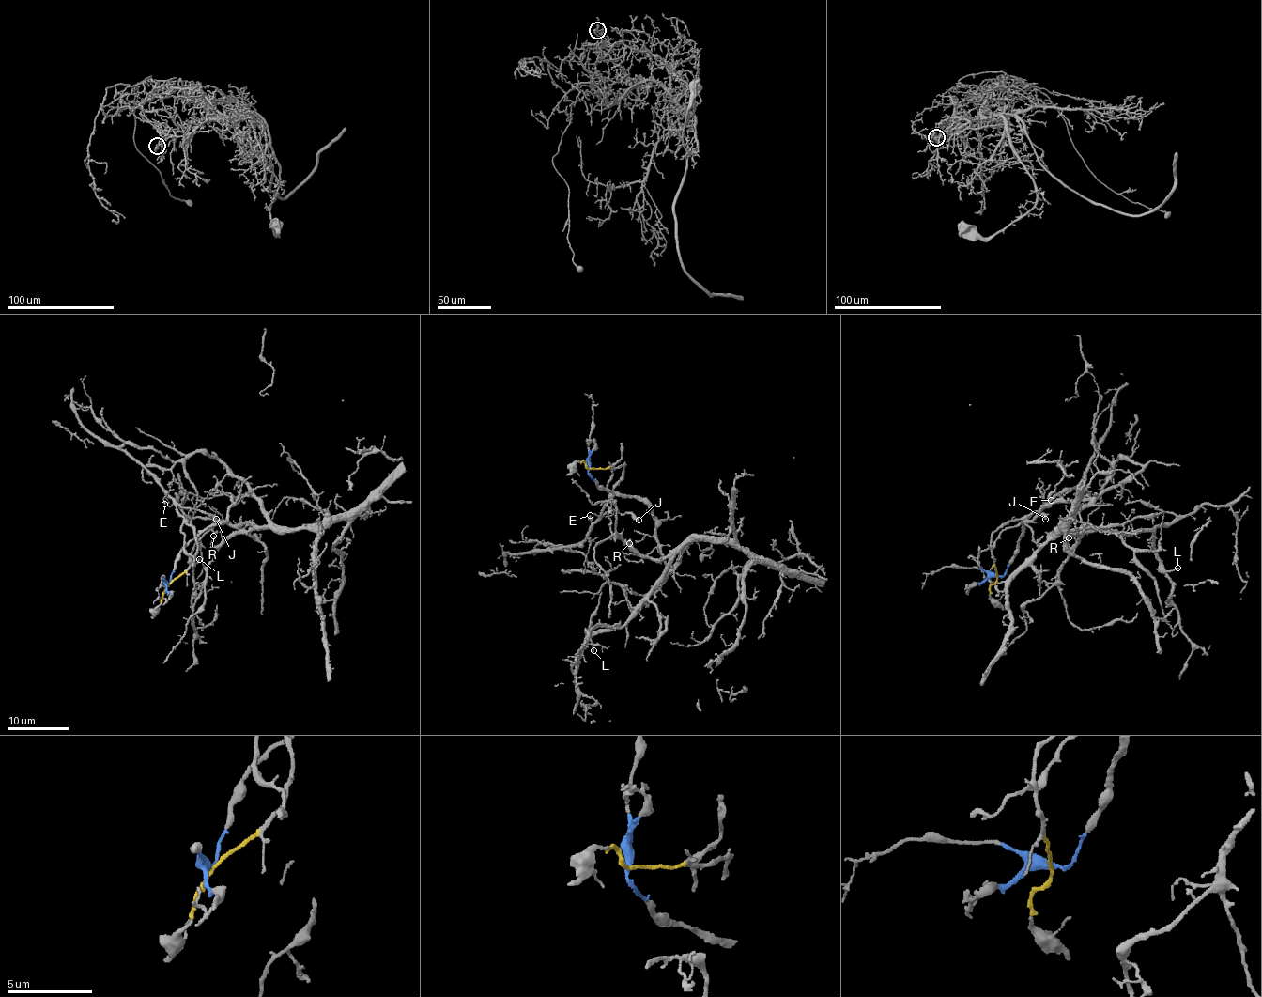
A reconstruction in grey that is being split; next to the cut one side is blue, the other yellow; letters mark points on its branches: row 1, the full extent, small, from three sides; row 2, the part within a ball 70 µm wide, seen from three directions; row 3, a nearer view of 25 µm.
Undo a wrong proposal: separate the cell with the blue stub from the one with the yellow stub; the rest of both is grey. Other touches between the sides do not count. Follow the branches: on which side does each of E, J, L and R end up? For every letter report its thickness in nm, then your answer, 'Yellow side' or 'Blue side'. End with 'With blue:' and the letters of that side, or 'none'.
E: Thickness 120 nm. Yellow side
J: Thickness 280 nm. Yellow side
L: Thickness 180 nm. Blue side
R: Thickness 160 nm. Blue side
With blue: L, R

